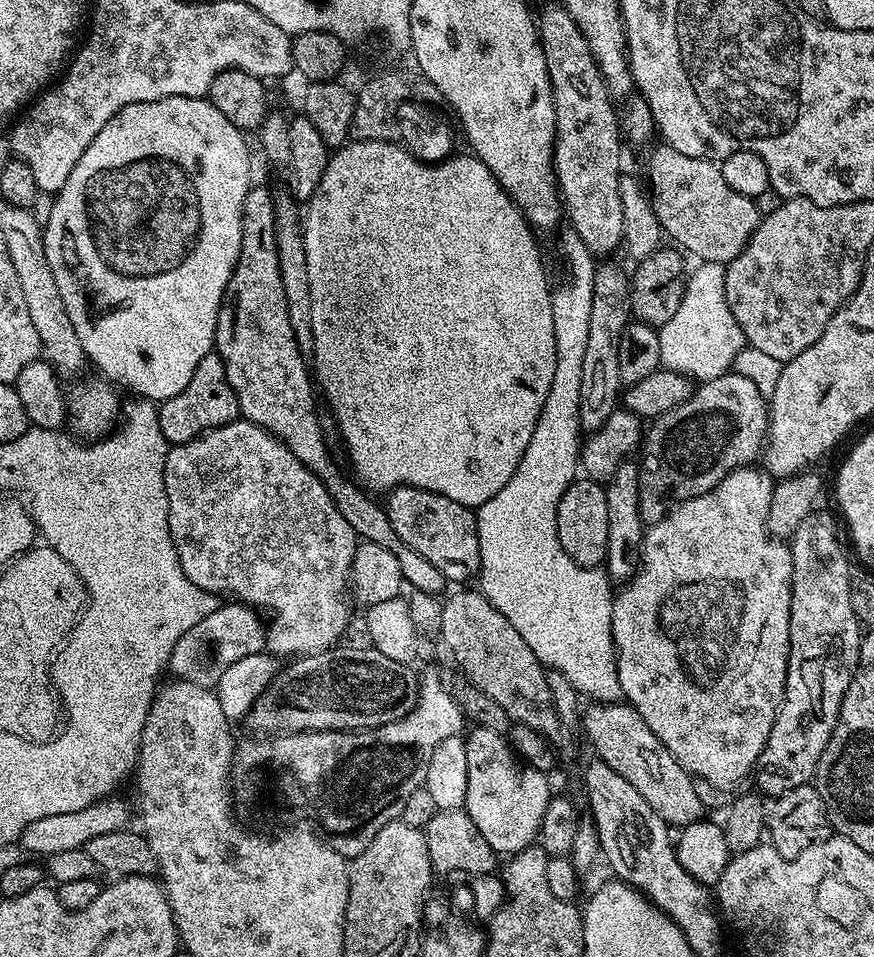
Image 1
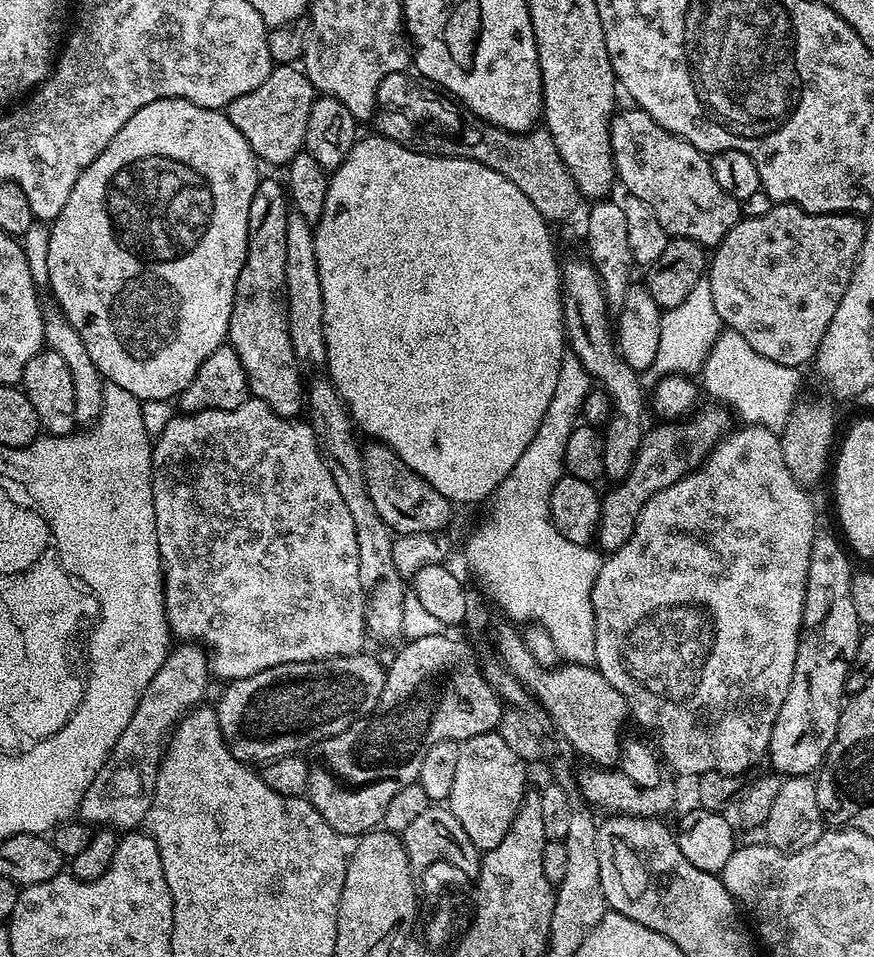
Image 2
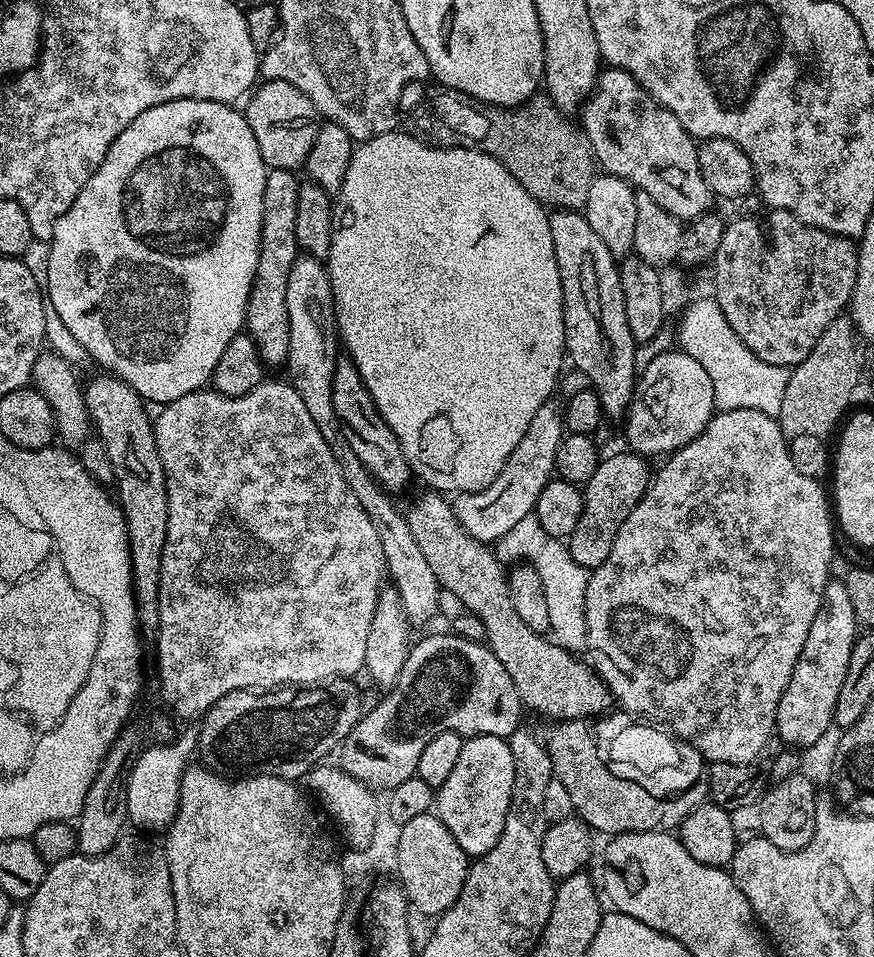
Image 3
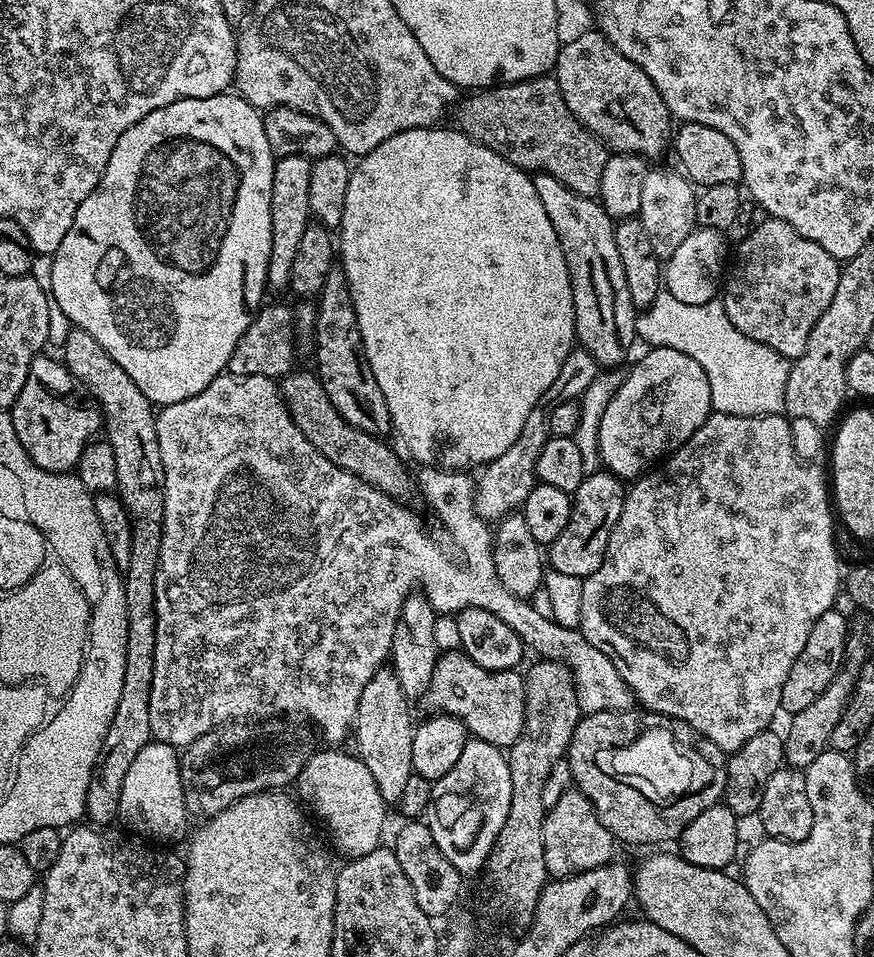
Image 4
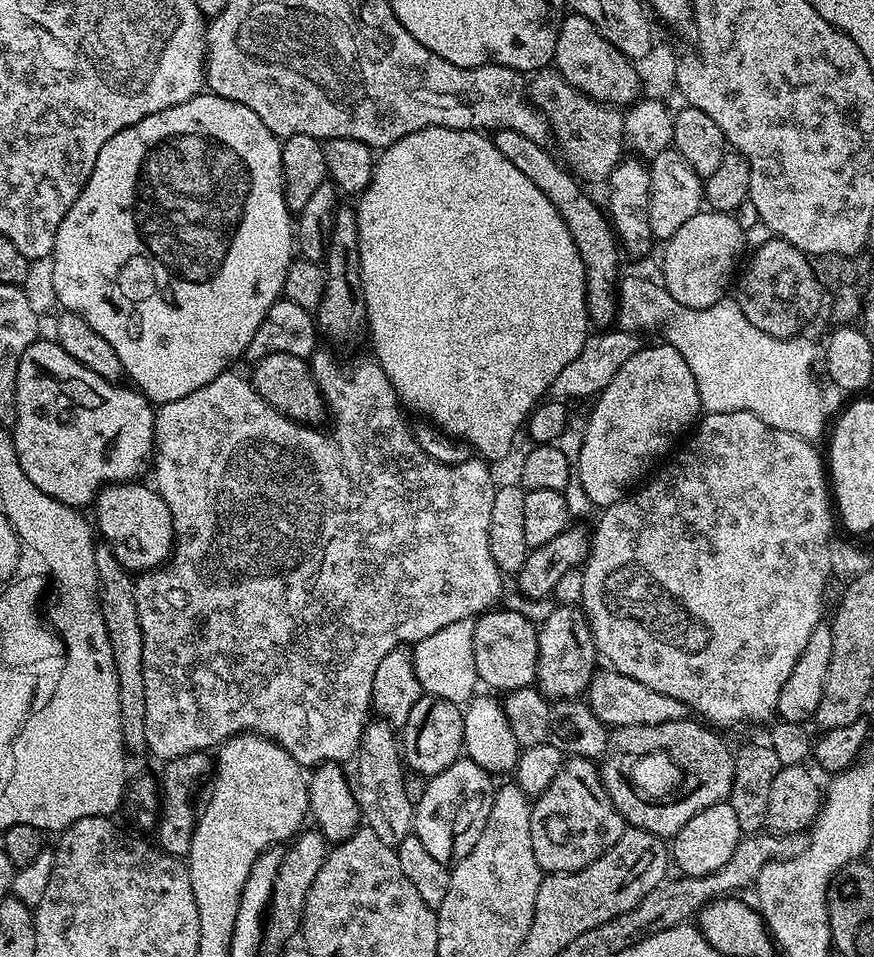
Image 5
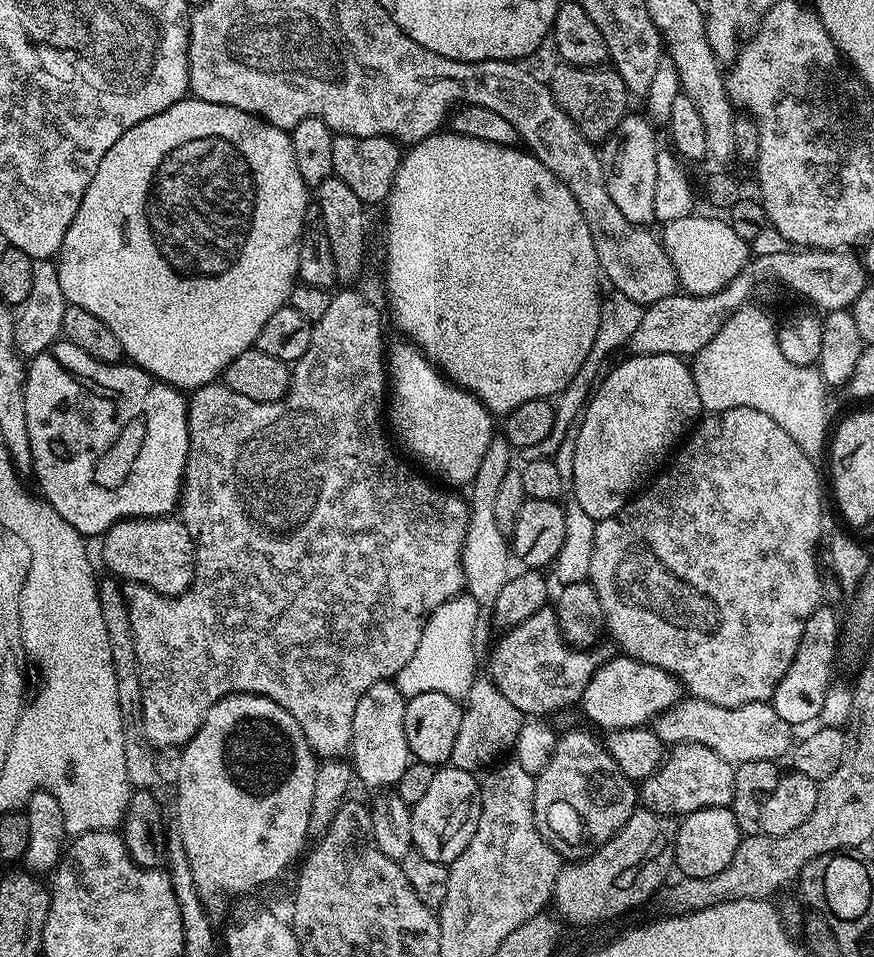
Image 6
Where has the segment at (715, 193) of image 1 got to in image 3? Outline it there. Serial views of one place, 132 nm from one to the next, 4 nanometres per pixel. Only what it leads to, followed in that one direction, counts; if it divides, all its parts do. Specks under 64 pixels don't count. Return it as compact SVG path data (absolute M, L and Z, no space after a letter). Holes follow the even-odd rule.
M608 66L601 71L596 89L584 102L583 116L583 135L595 163L601 164L607 175L622 178L637 192L650 194L678 221L691 222L713 211L714 197L698 166L697 141L626 70Z

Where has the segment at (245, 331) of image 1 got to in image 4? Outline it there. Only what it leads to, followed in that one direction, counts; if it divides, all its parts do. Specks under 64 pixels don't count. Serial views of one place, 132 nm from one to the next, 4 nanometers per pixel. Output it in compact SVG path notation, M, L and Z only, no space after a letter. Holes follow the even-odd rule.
M290 154L281 156L274 166L274 186L270 190L270 266L268 267L268 288L287 289L292 283L294 258L298 246L302 246L302 234L310 222L310 170L312 161L307 156Z

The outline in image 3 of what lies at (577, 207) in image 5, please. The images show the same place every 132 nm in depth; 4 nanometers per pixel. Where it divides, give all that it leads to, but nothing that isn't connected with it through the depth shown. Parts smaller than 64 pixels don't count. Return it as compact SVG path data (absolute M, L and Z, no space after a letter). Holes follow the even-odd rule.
M557 208L548 212L550 238L554 238L554 258L558 262L558 274L564 295L564 347L571 367L582 373L595 389L603 408L603 415L613 416L616 422L623 421L628 414L632 393L636 387L638 371L634 366L637 343L630 334L626 322L626 302L622 298L620 269L617 257L610 254L606 242L590 226L583 211L575 208Z

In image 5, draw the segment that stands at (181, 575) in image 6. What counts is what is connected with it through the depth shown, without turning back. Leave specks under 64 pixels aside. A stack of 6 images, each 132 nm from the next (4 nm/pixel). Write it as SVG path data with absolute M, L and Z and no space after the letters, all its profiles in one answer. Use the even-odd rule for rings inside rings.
M144 482L105 484L94 501L94 524L99 535L108 539L105 540L107 547L111 548L120 565L133 574L151 572L167 564L176 542L170 506L166 506L155 487L148 485L147 488L140 483Z

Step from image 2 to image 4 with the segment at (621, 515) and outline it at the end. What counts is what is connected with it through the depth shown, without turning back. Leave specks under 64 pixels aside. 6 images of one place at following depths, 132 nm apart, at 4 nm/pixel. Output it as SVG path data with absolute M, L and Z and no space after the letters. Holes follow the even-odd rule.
M607 470L599 471L589 471L578 490L571 493L570 522L566 522L562 534L558 534L558 538L546 548L546 564L551 571L583 578L602 566L610 534L618 522L618 514L622 514L626 484Z

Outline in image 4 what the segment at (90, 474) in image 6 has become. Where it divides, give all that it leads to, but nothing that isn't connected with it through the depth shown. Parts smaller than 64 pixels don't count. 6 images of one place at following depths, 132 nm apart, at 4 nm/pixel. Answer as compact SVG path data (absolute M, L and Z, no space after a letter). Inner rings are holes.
M48 354L34 358L30 374L26 374L26 386L22 386L22 394L18 394L10 415L14 422L14 434L18 434L18 442L22 442L26 454L30 454L35 464L42 466L42 470L51 472L72 472L82 458L84 449L101 435L102 417L100 405L88 391L88 387L76 379L67 364L56 360L51 360Z

